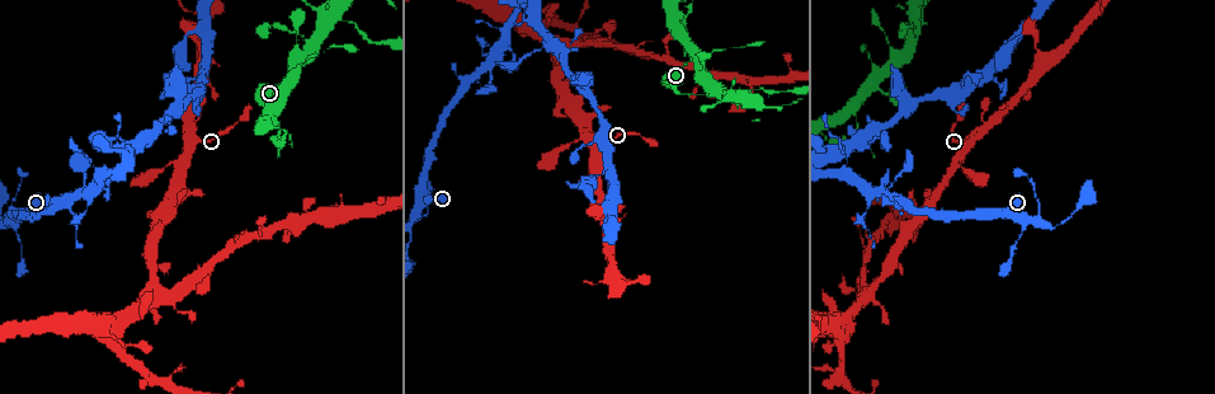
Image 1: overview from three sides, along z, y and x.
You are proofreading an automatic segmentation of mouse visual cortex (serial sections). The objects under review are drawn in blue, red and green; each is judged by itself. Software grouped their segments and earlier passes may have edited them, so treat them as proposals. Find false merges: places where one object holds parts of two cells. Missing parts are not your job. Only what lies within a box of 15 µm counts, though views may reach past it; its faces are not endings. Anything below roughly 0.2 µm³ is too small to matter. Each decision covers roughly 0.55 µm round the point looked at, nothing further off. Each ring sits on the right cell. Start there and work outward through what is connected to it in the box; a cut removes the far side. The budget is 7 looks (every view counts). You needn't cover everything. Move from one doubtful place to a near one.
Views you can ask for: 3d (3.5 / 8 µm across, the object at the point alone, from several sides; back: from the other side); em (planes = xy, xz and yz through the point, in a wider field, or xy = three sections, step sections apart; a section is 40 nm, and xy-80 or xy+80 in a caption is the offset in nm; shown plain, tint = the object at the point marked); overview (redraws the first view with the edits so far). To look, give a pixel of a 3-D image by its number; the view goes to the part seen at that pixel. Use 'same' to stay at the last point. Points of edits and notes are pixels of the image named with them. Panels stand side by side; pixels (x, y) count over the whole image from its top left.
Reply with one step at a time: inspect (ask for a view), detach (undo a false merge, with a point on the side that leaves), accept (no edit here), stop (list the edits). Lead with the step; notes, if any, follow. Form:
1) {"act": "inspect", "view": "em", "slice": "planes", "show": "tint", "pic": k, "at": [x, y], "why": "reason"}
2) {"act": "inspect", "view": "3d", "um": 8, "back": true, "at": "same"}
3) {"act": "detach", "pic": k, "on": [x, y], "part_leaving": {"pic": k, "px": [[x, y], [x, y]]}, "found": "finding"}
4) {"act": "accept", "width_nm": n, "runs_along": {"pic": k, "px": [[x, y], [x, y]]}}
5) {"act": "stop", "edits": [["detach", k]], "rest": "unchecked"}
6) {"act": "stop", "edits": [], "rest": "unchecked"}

{"act": "inspect", "view": "3d", "um": 3.5, "pic": 1, "at": [338, 17]}

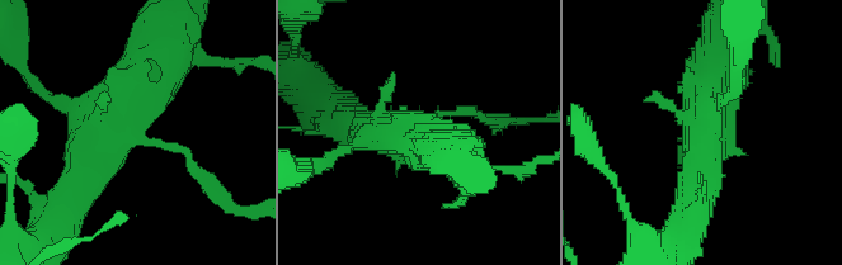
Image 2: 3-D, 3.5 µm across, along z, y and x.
{"act": "inspect", "view": "em", "slice": "xy", "step": 3, "show": "tint", "pic": 2, "at": [133, 135]}

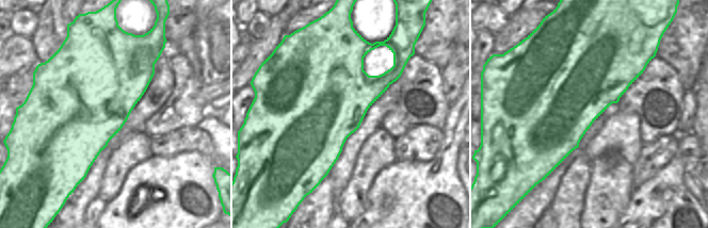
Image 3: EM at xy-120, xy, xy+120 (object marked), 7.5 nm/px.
{"act": "inspect", "view": "em", "slice": "xy", "step": 5, "show": "tint", "at": "same"}

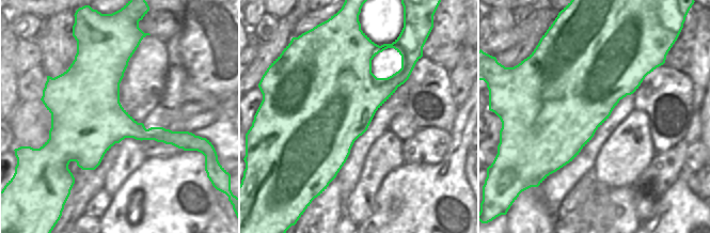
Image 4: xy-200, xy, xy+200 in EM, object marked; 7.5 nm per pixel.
{"act": "accept", "runs_along": {"pic": 2, "px": [[69, 195], [127, 105], [170, 64]]}, "found": "all the same cell"}

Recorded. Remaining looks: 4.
{"act": "inspect", "view": "3d", "um": 3.5, "pic": 1, "at": [200, 60], "why": "branch point"}

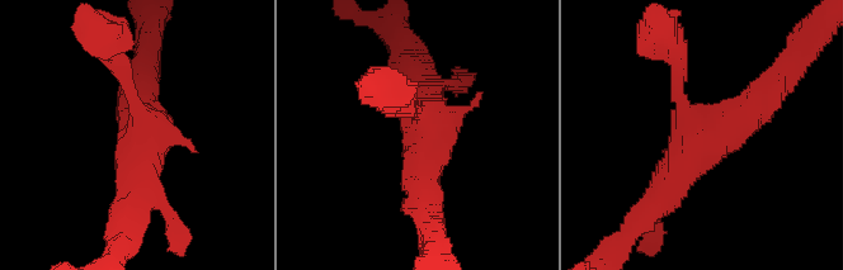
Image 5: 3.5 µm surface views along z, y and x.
{"act": "inspect", "view": "em", "slice": "xy", "step": 1, "show": "tint", "pic": 5, "at": [141, 144], "why": "shape alone is not enough"}

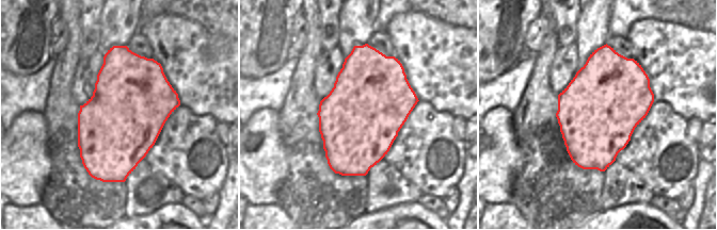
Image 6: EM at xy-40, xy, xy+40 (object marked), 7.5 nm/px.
{"act": "accept", "runs_along": {"pic": 5, "px": [[646, 211], [698, 148], [767, 90]]}, "found": "continuous, no second cell"}

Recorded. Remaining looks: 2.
{"act": "stop", "edits": [], "rest": "unchecked"}

